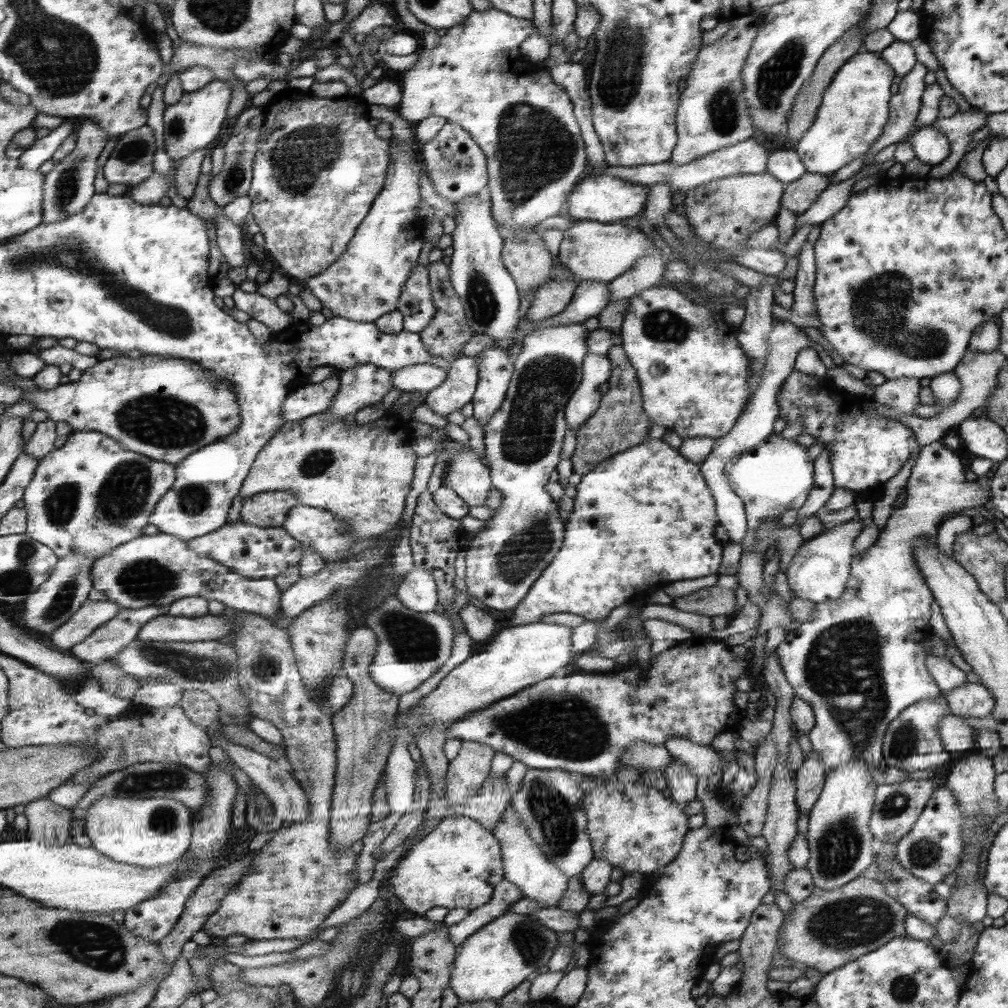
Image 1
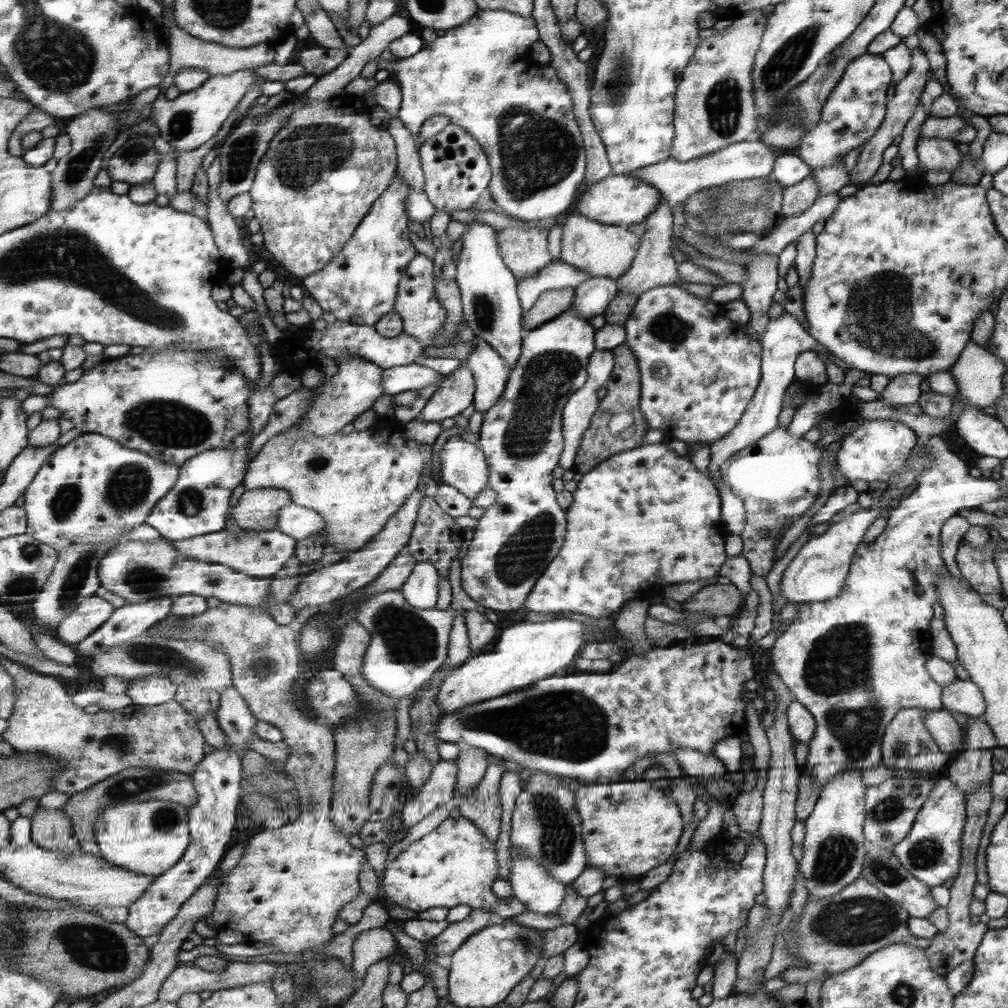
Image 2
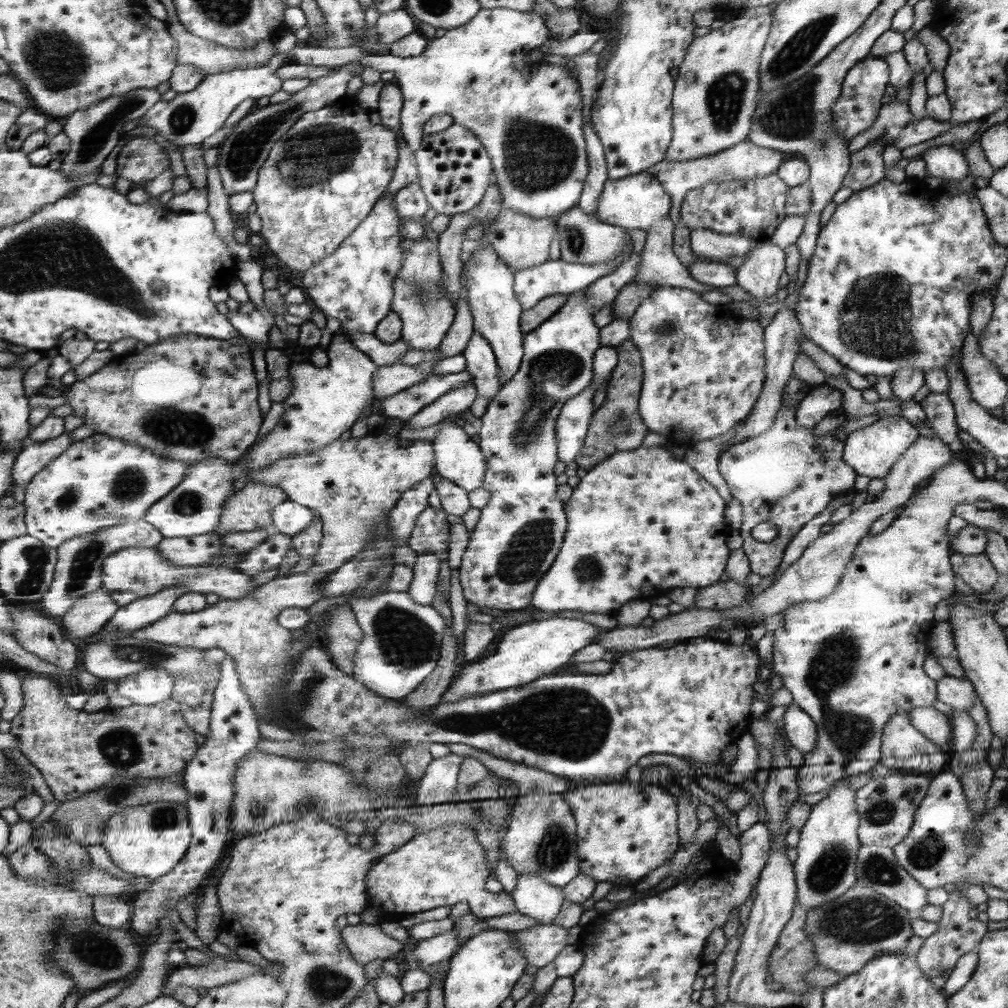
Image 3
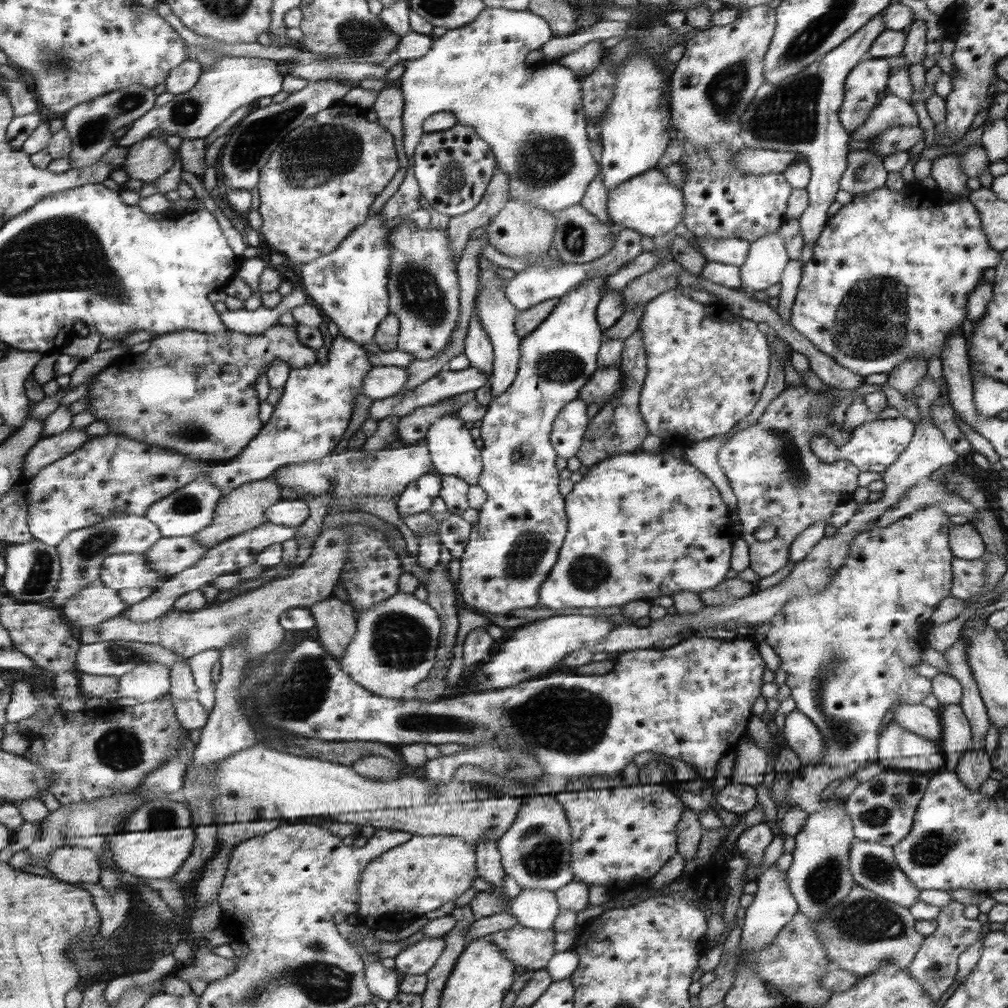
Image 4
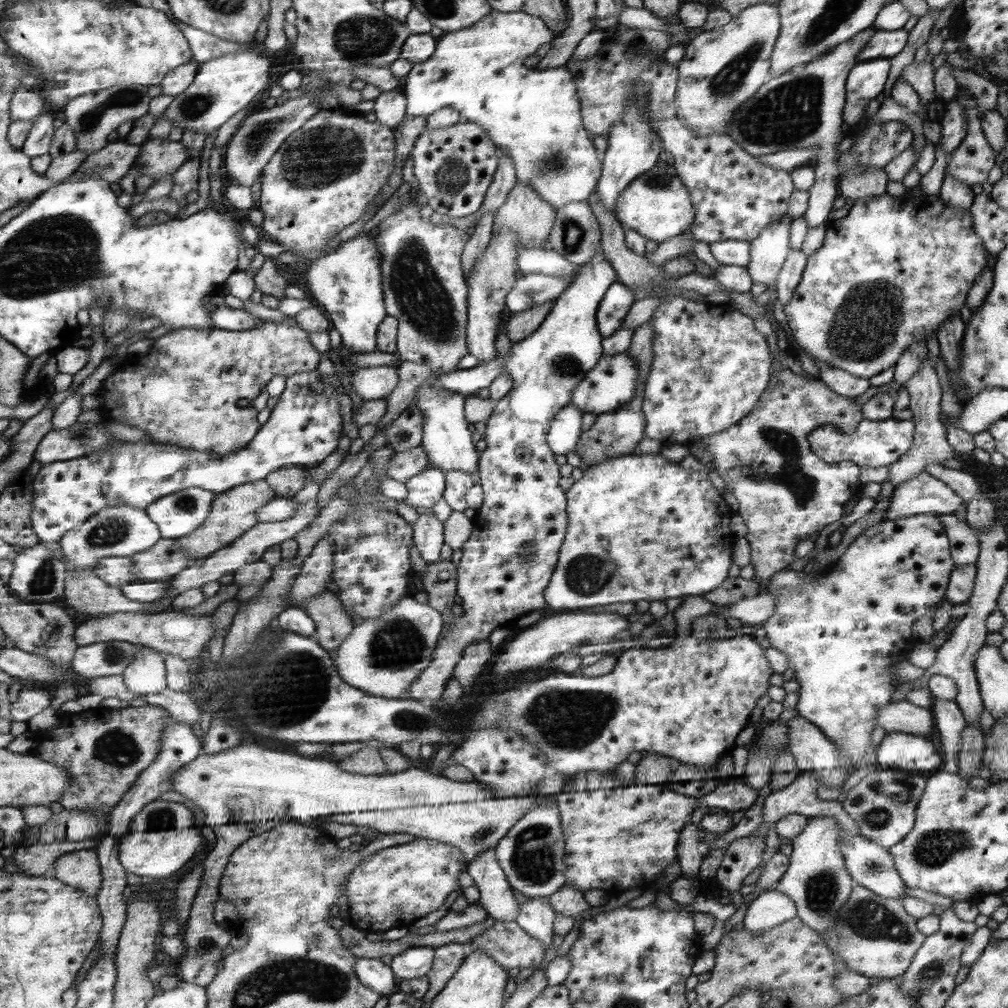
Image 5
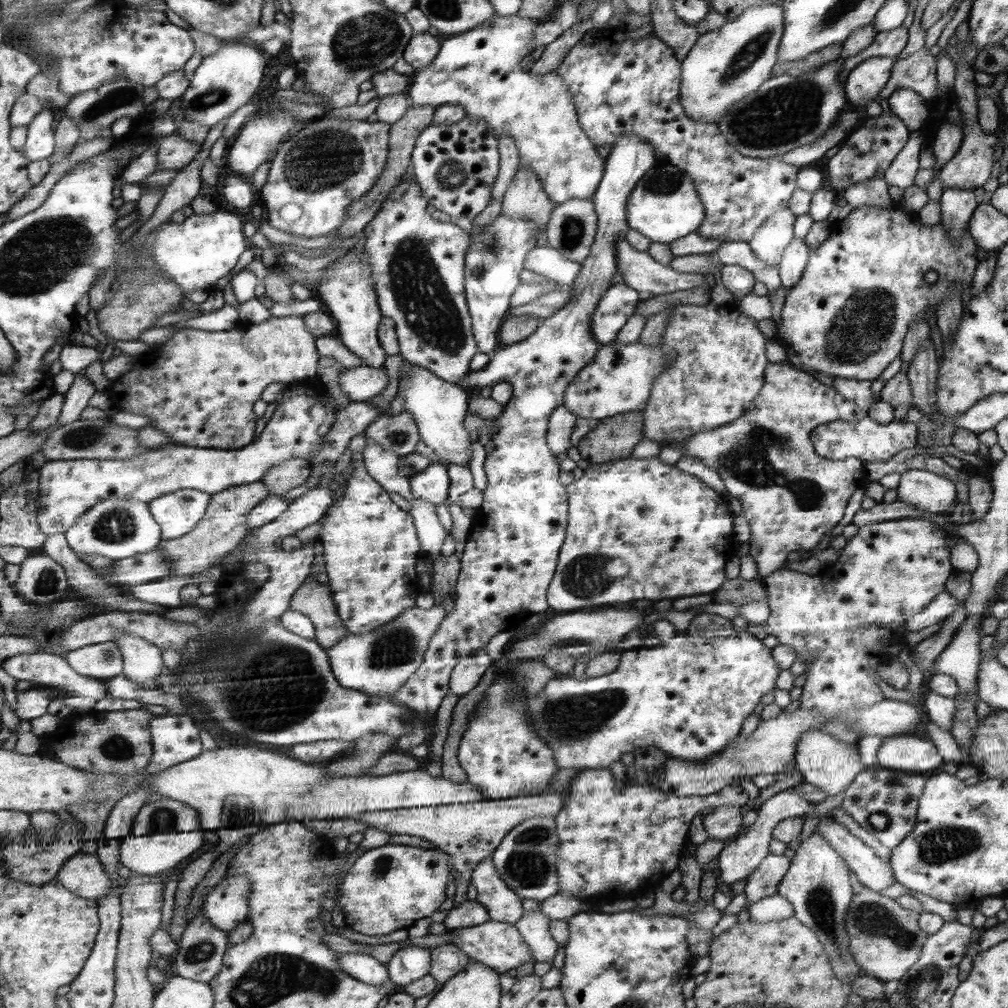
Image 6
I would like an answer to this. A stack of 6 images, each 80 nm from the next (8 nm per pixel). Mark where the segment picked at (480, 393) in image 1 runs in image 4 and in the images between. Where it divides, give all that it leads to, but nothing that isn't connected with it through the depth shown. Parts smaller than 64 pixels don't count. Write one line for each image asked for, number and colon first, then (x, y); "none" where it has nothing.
2: (490, 372)
3: (480, 362)
4: (477, 348)

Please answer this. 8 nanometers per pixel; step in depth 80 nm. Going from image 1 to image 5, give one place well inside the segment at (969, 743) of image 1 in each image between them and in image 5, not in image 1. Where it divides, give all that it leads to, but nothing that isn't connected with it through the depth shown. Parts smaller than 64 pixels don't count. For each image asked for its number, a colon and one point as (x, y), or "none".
2: (947, 733)
3: (936, 727)
4: (919, 719)
5: (901, 716)

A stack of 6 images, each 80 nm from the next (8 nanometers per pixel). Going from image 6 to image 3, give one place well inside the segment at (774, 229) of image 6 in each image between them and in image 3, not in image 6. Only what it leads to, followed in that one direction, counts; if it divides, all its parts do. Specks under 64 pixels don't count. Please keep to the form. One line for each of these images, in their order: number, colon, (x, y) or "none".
3: (758, 275)
4: (766, 258)
5: (767, 253)

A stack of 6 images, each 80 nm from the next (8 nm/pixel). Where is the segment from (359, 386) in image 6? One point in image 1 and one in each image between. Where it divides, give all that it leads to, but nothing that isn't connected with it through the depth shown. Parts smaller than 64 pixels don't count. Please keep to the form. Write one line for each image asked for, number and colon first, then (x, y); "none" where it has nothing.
1: (419, 378)
2: (399, 379)
3: (388, 380)
4: (381, 382)
5: (371, 383)

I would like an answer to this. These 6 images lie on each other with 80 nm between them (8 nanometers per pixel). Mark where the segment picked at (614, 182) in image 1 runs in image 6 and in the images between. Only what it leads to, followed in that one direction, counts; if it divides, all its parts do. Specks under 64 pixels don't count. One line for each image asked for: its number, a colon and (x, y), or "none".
2: (621, 200)
3: (637, 202)
4: (647, 204)
5: (657, 205)
6: (664, 206)

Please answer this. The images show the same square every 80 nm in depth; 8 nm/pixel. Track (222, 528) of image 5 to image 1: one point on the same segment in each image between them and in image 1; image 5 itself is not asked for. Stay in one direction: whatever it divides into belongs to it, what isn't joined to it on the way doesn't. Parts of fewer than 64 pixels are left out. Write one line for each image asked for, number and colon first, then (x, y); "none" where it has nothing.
1: (269, 509)
2: (258, 509)
3: (250, 508)
4: (243, 508)

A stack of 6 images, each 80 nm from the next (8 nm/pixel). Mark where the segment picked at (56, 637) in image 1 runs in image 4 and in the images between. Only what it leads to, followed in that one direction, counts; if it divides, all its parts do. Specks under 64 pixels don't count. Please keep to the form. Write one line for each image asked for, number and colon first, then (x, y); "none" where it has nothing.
2: (93, 612)
3: (91, 613)
4: (97, 603)

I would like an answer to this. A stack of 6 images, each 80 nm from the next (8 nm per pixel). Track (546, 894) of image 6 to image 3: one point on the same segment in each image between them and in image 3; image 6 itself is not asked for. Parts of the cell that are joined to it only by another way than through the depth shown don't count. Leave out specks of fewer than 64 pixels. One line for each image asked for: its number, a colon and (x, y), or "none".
3: (540, 839)
4: (535, 850)
5: (532, 854)

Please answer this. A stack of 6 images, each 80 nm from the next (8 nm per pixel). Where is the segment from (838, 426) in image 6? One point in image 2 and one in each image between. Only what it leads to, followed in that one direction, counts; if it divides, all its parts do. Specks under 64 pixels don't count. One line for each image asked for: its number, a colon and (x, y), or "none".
2: (873, 450)
3: (871, 451)
4: (873, 446)
5: (873, 443)

